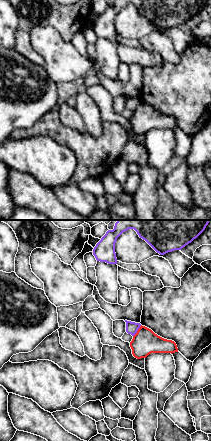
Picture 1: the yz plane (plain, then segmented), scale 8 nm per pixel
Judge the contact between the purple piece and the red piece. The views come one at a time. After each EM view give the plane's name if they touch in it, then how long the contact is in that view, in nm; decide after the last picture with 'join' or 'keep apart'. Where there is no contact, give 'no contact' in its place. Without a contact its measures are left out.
yz | 120 nm

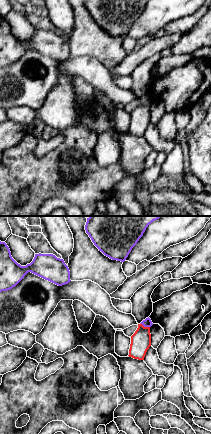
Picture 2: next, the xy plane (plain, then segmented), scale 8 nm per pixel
xy | 90 nm

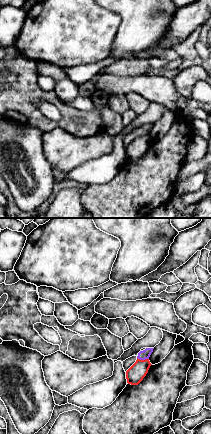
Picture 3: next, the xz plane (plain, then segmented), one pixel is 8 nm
xz | 100 nm

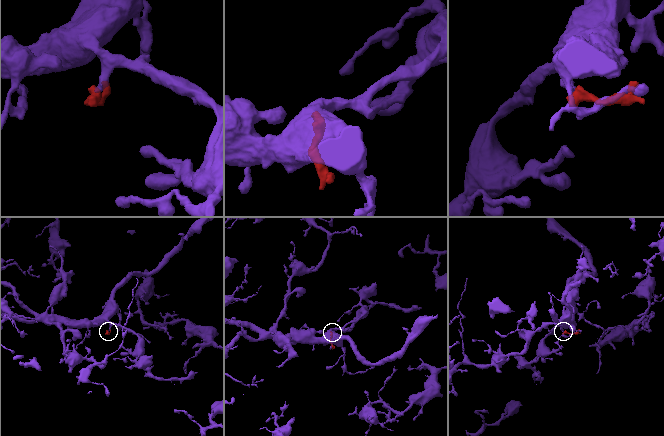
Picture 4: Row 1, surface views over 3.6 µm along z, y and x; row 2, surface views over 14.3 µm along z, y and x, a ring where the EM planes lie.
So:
keep apart

